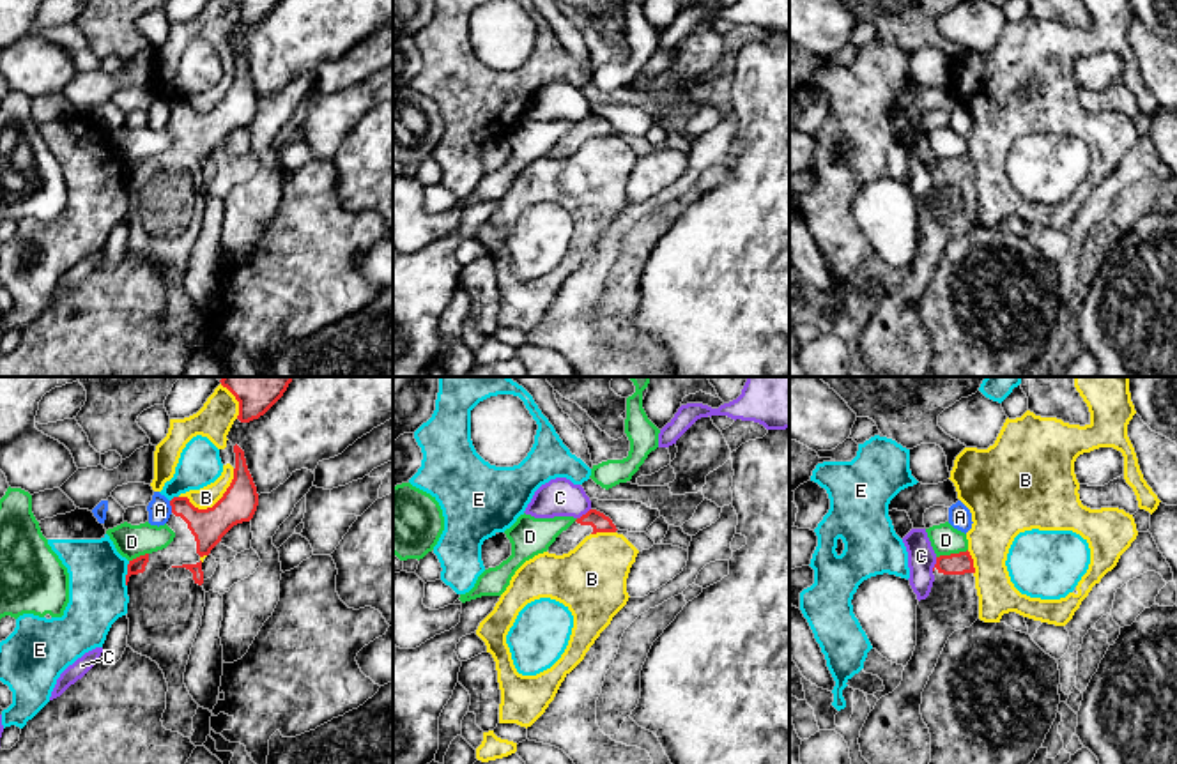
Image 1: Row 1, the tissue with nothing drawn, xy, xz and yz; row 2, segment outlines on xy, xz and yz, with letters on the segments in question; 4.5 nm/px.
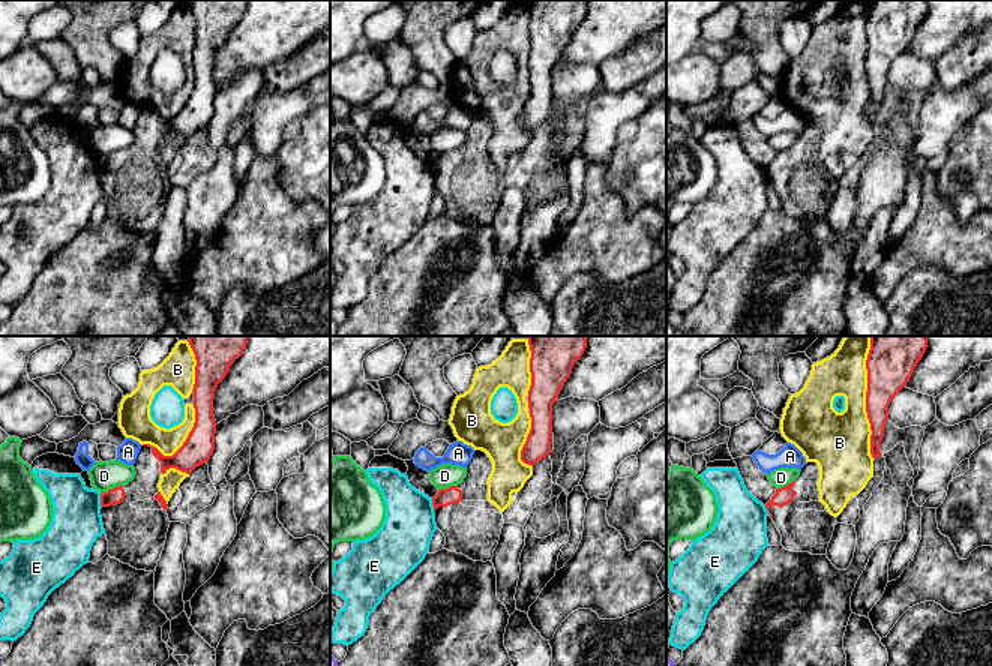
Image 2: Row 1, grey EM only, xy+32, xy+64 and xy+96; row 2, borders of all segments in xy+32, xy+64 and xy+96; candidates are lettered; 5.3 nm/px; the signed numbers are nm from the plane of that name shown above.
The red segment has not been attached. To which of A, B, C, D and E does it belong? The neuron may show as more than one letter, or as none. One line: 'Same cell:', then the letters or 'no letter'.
Same cell: no letter

